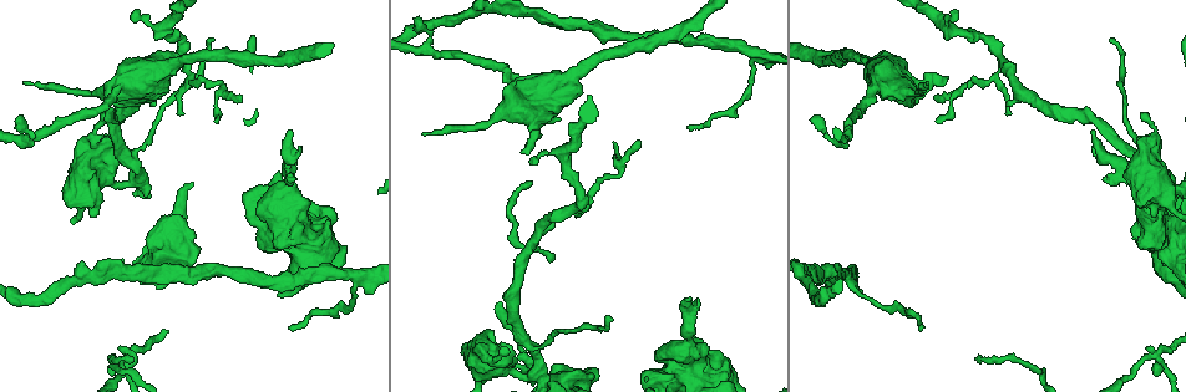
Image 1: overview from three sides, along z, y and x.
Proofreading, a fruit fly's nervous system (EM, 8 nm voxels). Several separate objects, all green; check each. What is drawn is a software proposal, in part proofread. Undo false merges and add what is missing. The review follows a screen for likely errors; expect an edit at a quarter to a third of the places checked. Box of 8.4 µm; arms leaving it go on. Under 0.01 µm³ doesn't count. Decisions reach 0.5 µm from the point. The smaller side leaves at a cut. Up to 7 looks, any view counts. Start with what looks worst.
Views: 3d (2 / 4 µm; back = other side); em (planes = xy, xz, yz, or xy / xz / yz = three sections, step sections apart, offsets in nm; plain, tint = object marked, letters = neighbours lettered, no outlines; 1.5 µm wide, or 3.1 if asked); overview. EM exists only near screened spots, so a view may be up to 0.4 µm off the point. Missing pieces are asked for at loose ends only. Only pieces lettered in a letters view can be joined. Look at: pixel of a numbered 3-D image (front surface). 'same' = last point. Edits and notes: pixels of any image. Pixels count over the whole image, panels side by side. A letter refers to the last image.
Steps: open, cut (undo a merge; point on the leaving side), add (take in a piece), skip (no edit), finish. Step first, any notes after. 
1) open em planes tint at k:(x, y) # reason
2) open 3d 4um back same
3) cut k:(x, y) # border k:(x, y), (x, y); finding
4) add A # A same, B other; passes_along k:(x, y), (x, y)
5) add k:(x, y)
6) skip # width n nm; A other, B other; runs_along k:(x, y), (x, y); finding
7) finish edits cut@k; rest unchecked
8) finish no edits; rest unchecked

open em planes letters at 1:(523, 152) # free end

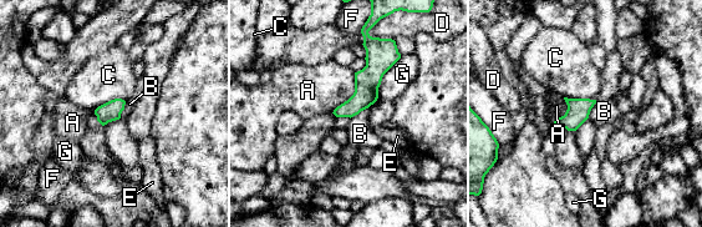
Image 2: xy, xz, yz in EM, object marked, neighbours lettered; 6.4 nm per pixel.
skip # A other, B other, C other, D other, E other, F other, G other; runs_along 2:(370, 44), (366, 90), (339, 114); no lettered piece goes on from it

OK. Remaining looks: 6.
open 3d 2um at 1:(133, 157) # arms part here

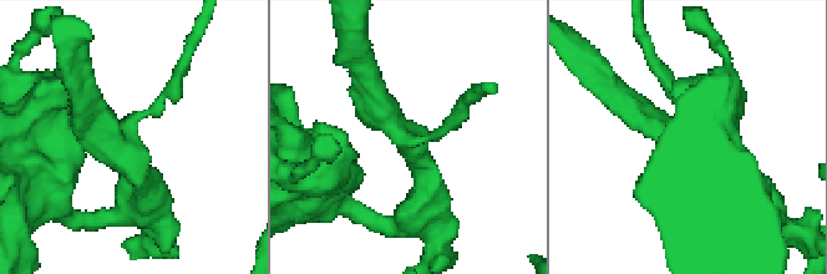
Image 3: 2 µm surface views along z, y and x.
open em xz step 8 tint at 3:(120, 144) # arms 3; shape alone is not enough

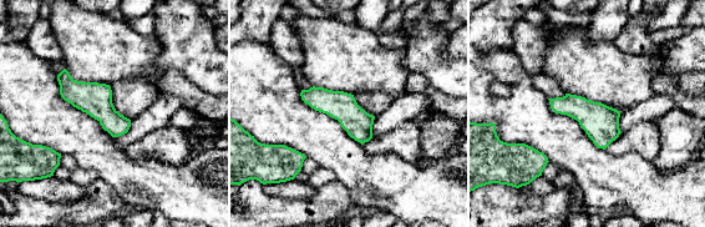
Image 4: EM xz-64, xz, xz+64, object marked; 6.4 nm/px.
open em planes letters same # cut it another way

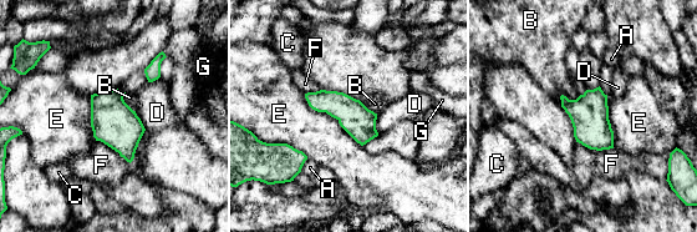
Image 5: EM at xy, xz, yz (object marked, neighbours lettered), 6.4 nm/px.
skip # longest_contact E 500 nm; A other, B other, C other, D other, E other, F other, G other; border 5:(304, 94), (362, 146); continuous, no second neuron

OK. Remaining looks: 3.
open 3d 4um at 1:(1155, 355) # arms part here

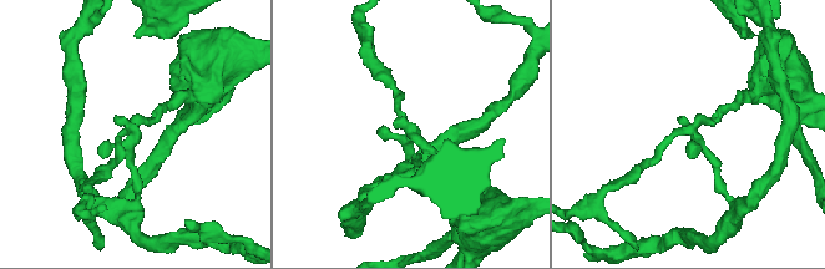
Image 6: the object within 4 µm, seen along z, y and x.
open em planes letters at 6:(414, 131) # need the tissue

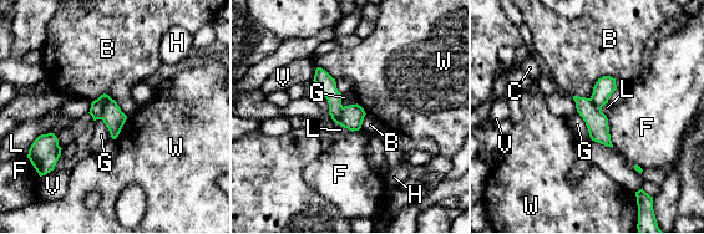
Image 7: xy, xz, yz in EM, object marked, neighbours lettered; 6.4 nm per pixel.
cut 7:(112, 116) # B other, C other, F other, G other, H other, L other, V other, W other; a second neuron is stuck on

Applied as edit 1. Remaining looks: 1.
finish edits cut@7; rest unchecked

